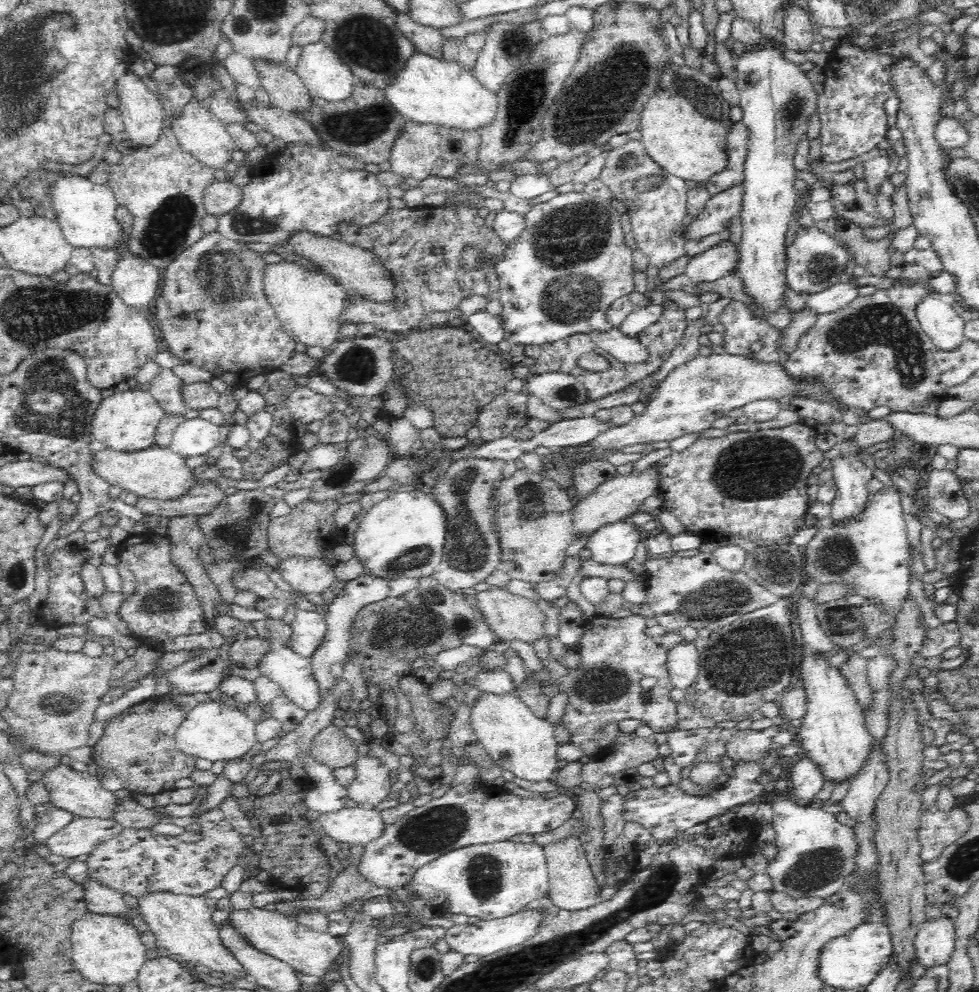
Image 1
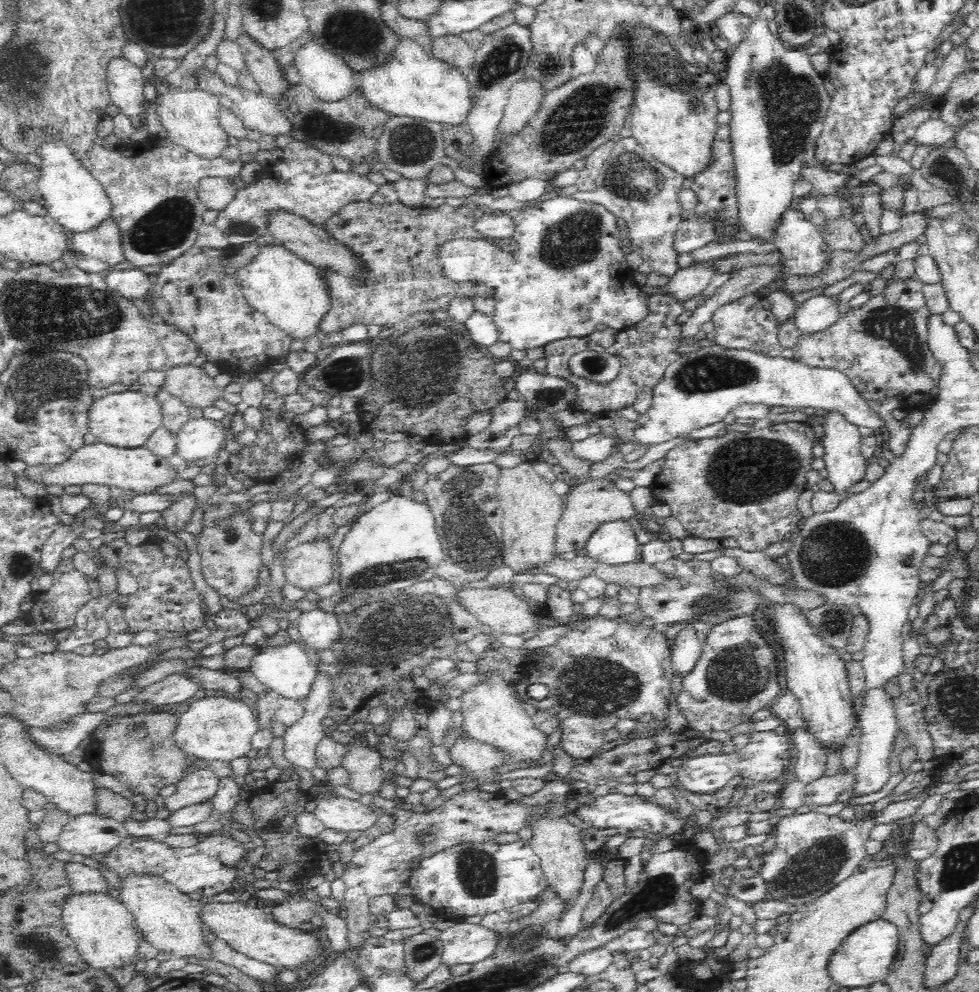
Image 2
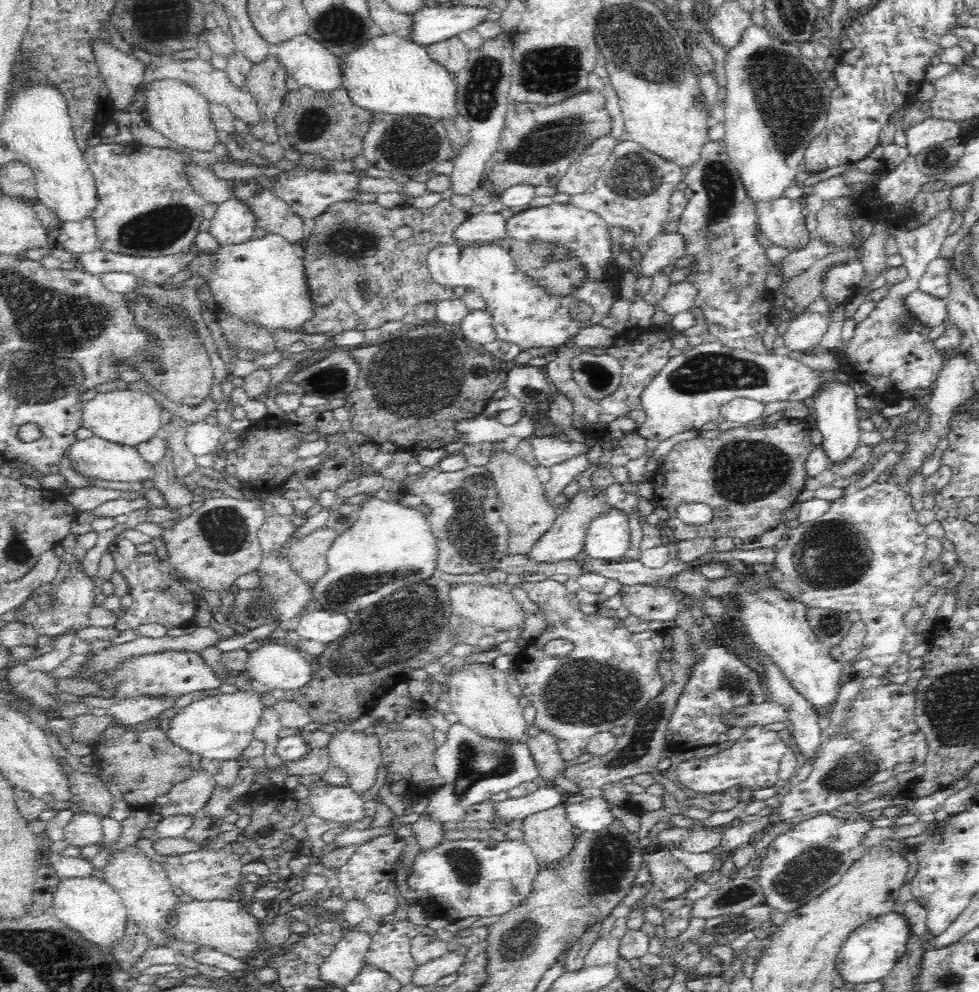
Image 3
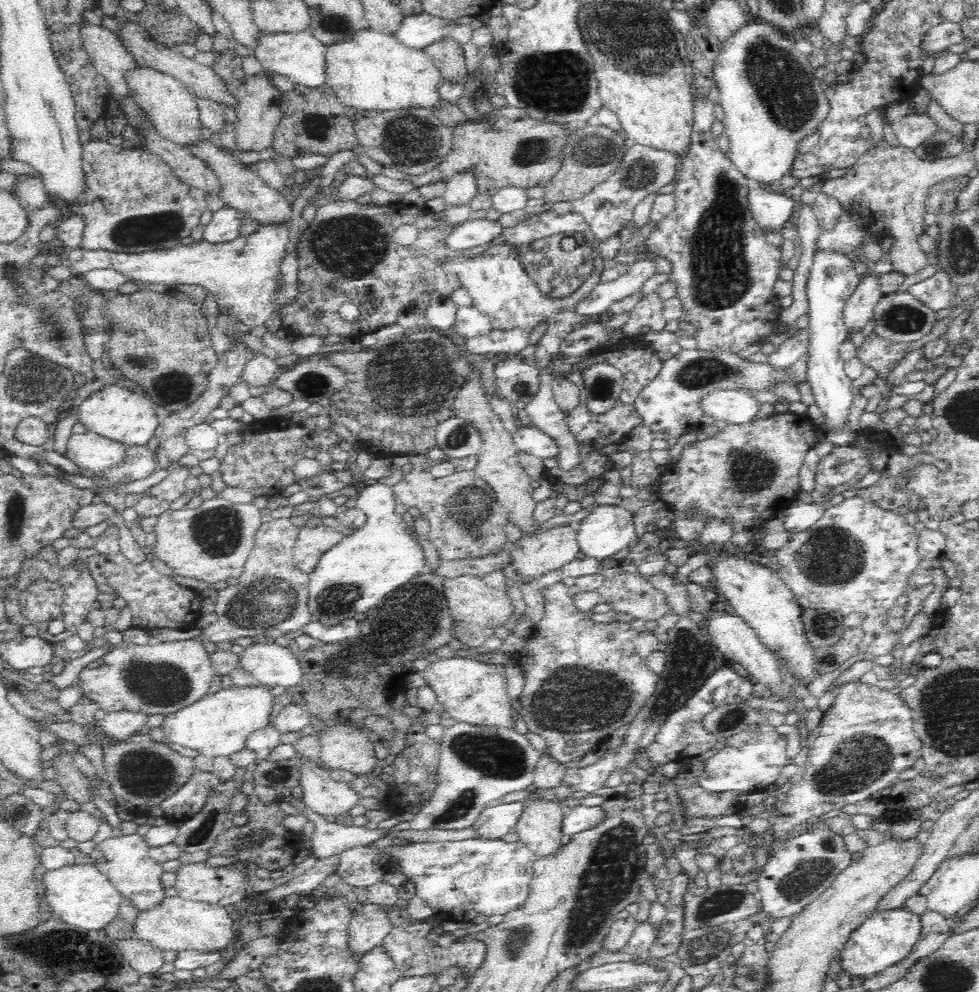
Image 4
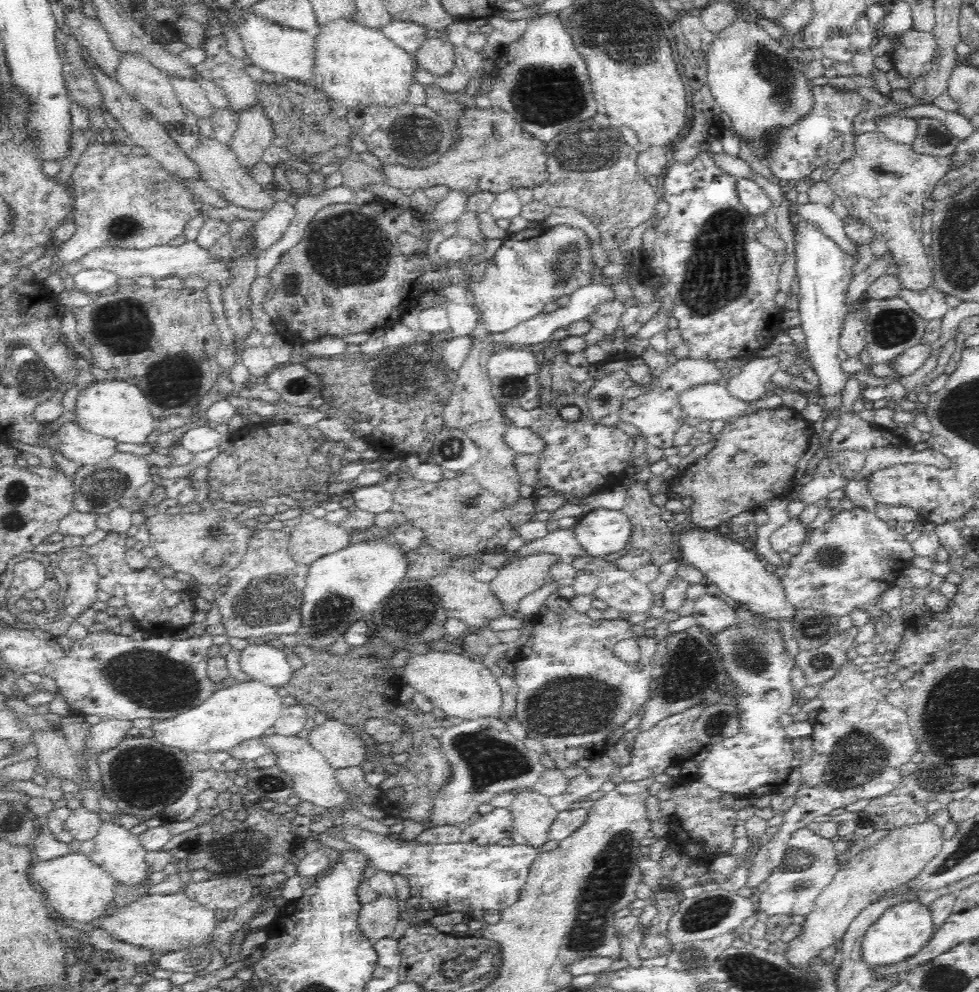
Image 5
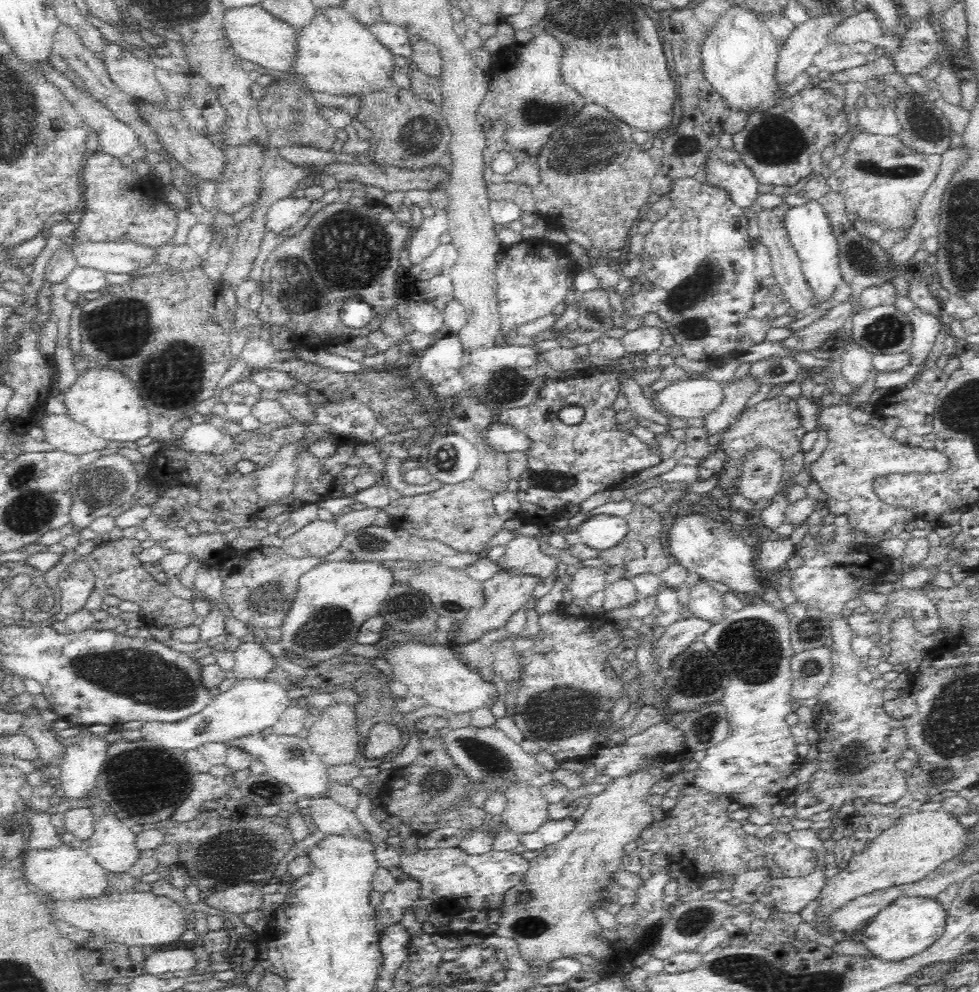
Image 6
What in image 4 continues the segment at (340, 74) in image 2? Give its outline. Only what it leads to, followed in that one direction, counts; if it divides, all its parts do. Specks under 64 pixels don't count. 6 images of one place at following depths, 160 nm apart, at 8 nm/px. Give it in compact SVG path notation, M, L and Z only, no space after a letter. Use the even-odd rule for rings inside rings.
M308 30L300 32L292 31L259 31L257 45L251 52L266 71L278 74L289 83L302 85L307 88L322 86L325 84L325 44L320 42Z

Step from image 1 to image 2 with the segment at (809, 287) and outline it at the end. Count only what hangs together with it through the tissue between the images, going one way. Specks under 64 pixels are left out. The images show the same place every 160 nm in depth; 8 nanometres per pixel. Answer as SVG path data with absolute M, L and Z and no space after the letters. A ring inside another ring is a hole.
M788 208L778 218L778 224L772 230L771 244L782 254L782 263L789 269L789 275L802 276L802 274L816 274L824 268L826 260L830 258L832 250L826 246L818 228L811 224L798 209Z

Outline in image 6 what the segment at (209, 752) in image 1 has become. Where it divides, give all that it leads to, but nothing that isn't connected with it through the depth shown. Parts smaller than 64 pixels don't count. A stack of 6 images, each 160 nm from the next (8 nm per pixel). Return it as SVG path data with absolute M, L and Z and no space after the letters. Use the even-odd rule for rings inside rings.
M244 678L234 682L227 692L214 697L212 703L187 720L165 724L157 721L142 726L142 739L160 749L197 750L206 743L226 743L228 740L270 731L289 708L288 688L265 678Z

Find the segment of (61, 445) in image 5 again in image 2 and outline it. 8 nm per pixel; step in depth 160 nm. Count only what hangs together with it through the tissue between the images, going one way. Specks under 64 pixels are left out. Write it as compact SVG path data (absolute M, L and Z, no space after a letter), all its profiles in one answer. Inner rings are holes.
M105 442L83 444L77 448L68 460L56 466L40 465L26 466L24 477L42 485L72 485L99 484L107 485L115 492L125 490L137 494L156 493L156 489L170 484L176 478L177 471L172 468L168 458L154 456L144 445L138 448L112 446Z

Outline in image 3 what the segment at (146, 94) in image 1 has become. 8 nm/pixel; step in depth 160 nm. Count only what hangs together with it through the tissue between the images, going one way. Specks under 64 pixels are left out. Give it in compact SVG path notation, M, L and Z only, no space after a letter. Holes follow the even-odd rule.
M104 37L91 38L91 49L102 79L109 90L113 110L126 110L144 84L145 65L135 55L118 50Z

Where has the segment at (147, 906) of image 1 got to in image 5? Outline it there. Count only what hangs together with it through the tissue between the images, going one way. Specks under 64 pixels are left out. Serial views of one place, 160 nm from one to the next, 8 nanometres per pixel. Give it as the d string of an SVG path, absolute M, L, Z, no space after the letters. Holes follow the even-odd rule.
M102 822L88 855L93 863L101 866L116 882L150 885L150 873L147 872L145 861L147 850L141 845L138 836L132 835L123 826Z

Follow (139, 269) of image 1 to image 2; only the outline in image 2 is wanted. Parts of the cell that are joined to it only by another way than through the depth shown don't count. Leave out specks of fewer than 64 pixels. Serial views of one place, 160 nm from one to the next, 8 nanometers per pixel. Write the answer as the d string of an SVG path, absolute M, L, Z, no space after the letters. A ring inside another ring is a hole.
M143 270L114 271L107 279L108 289L119 292L127 299L144 298L150 290L150 276Z

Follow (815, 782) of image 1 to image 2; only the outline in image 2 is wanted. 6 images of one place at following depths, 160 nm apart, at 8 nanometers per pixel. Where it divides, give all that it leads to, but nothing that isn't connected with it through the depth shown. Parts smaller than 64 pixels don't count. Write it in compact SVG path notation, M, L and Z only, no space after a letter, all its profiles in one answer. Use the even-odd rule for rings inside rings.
M806 721L802 726L790 731L795 764L793 778L803 784L812 782L812 779L824 774L827 747L811 732L811 727Z

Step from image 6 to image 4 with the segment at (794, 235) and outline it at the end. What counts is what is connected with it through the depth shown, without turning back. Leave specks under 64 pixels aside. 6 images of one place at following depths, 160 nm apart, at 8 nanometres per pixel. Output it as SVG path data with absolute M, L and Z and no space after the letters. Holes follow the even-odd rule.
M815 250L810 276L806 282L808 300L808 363L807 379L815 403L820 408L825 421L825 429L841 427L852 404L852 380L844 373L844 361L840 357L840 346L846 342L848 333L843 323L843 308L850 295L861 284L862 270L852 254L834 250Z

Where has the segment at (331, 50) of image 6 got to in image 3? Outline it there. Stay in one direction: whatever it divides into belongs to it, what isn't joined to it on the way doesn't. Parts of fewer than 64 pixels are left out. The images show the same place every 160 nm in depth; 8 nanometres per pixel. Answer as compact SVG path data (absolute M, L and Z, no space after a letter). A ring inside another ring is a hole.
M394 34L376 35L348 51L338 61L341 86L348 91L353 105L358 108L371 113L421 114L440 120L458 113L452 75L429 57L427 47L418 46L408 38Z

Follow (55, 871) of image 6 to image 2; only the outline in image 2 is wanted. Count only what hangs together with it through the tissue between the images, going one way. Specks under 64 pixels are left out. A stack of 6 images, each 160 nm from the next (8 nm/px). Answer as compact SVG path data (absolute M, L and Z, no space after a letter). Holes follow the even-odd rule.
M84 891L70 893L61 904L61 919L67 935L78 945L82 959L93 968L111 971L118 966L138 960L139 938L135 933L134 918L123 902L110 893Z

